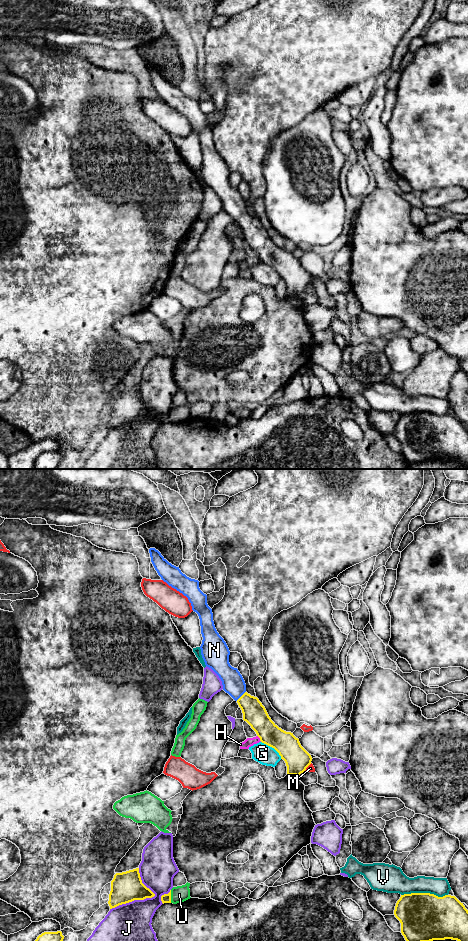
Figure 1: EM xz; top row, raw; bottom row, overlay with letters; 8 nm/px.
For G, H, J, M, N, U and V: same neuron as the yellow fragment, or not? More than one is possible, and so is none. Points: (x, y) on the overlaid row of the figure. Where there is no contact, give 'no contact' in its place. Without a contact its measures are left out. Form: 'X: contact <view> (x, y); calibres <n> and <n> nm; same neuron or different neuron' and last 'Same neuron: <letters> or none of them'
G: contact xz (272, 747); calibres 200 and 160 nm; different neuron
H: contact xz (259, 737); calibres 190 and 70 nm; different neuron
J: contact xz (145, 898); calibres 240 and 300 nm; different neuron
M: contact xz (307, 766); calibres 200 and 60 nm; different neuron
N: contact xz (241, 696); calibres 190 and 180 nm; same neuron
U: contact xz (170, 896); calibres 80 and 130 nm; different neuron
V: contact xz (424, 893); calibres 380 and 180 nm; different neuron
Same neuron: N

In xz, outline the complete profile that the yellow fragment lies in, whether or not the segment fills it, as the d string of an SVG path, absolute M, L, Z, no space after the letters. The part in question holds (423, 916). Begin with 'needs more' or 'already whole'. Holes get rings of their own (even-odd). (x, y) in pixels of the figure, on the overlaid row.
already whole | M430 893L404 894L396 903L394 915L401 923L401 933L406 941L468 941L468 910L455 896L438 897Z

